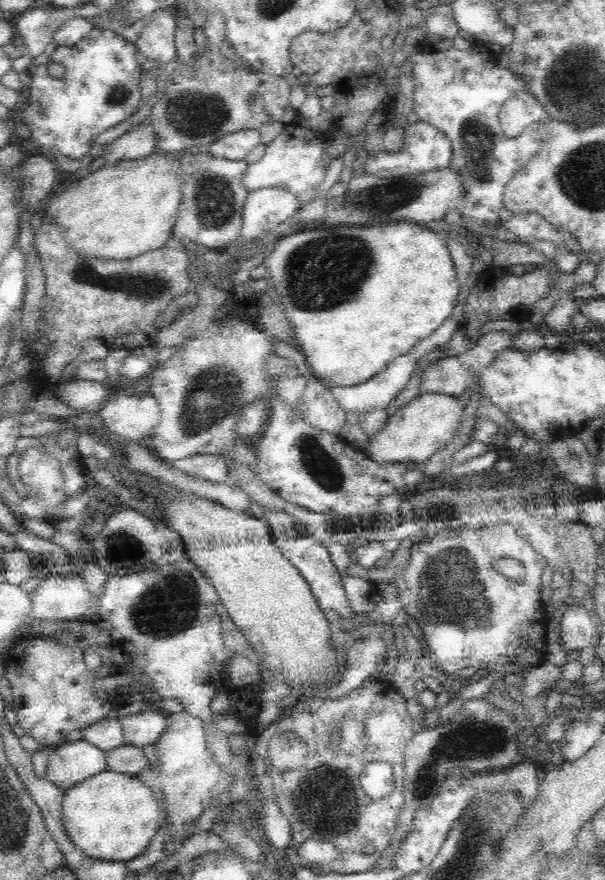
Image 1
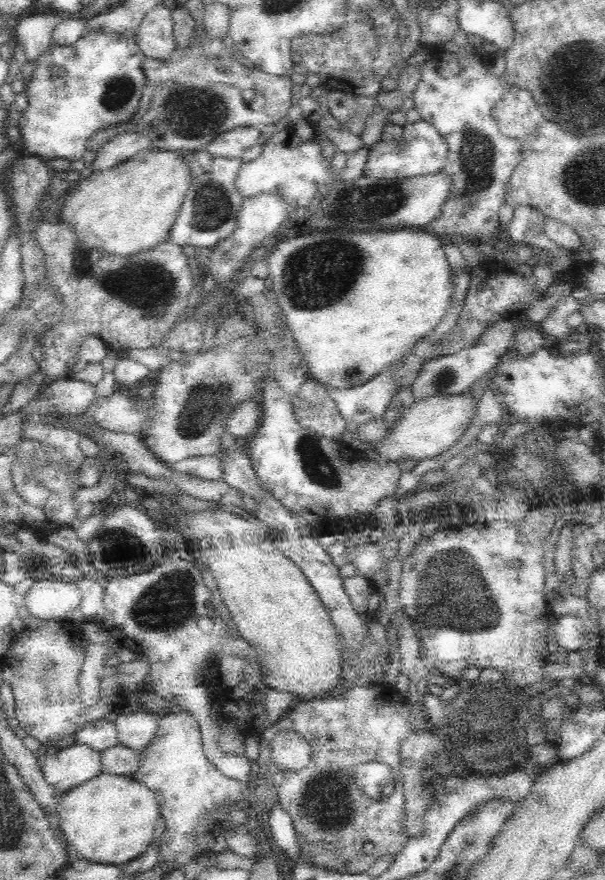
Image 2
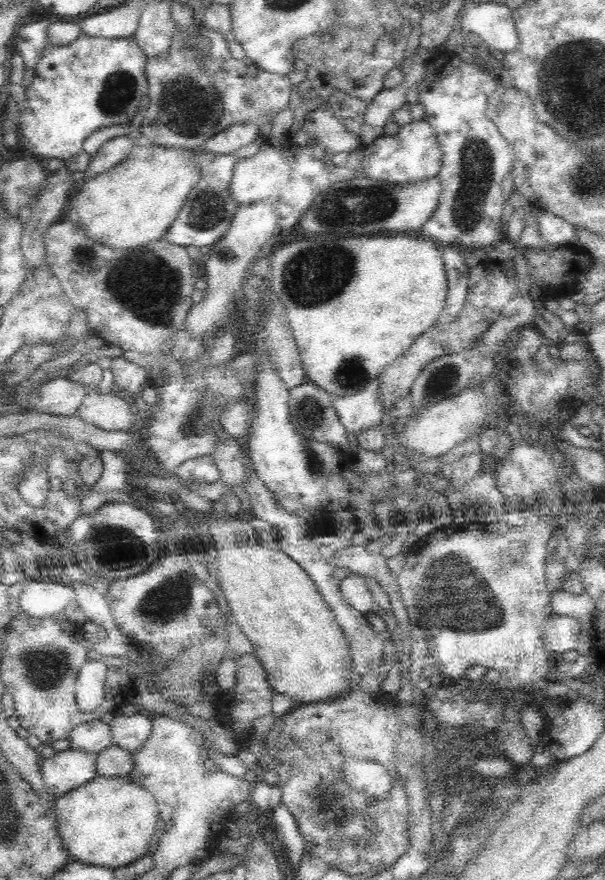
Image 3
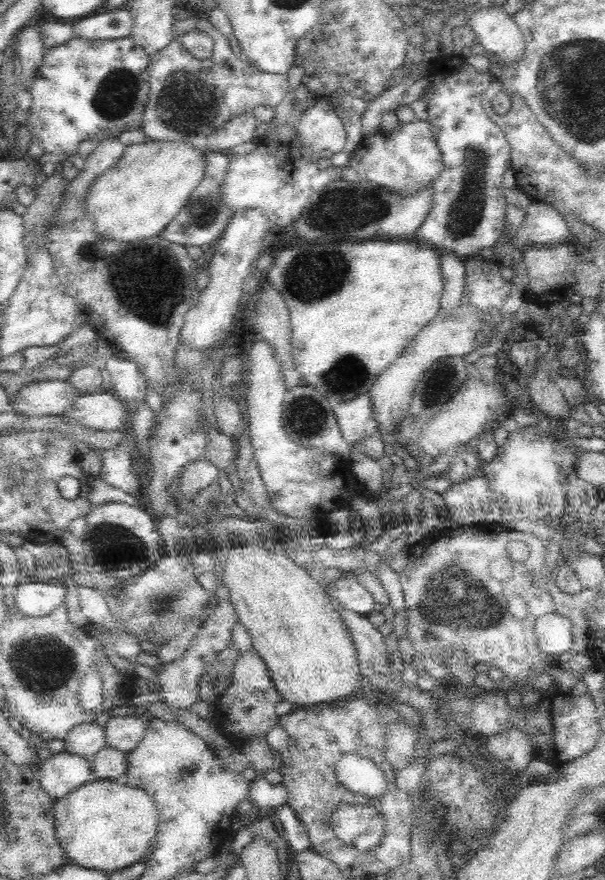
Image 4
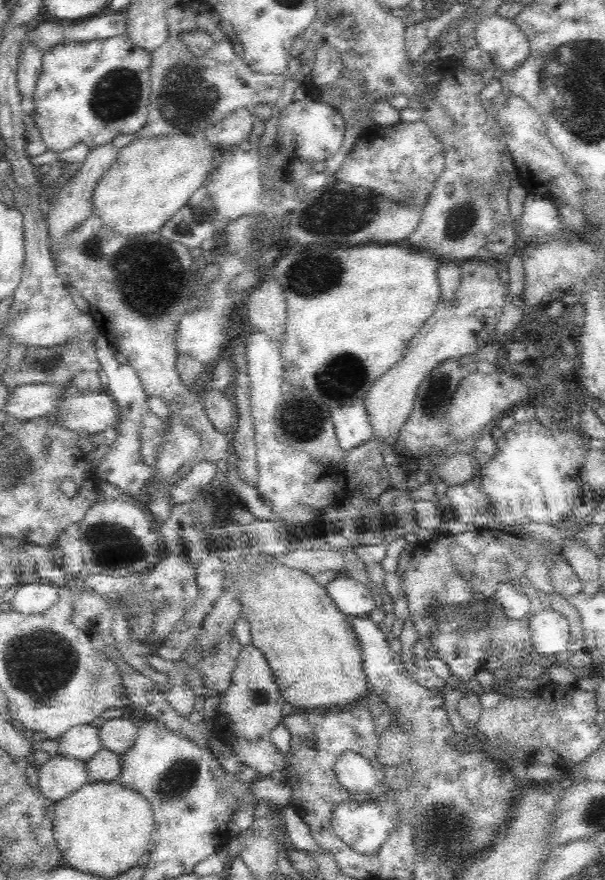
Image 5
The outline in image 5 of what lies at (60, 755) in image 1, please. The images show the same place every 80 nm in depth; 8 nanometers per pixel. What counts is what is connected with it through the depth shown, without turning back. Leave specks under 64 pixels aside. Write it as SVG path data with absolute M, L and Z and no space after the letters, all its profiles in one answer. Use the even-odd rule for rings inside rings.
M55 755L38 767L38 788L53 803L90 783L86 763L82 760Z

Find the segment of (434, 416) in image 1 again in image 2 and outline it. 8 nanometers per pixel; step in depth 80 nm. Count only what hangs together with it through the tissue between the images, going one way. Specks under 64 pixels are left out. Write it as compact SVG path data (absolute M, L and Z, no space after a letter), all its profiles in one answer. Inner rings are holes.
M469 392L458 395L428 397L415 403L389 428L385 439L377 447L386 461L412 458L416 461L442 455L448 449L458 448L465 430L477 413L477 402Z

